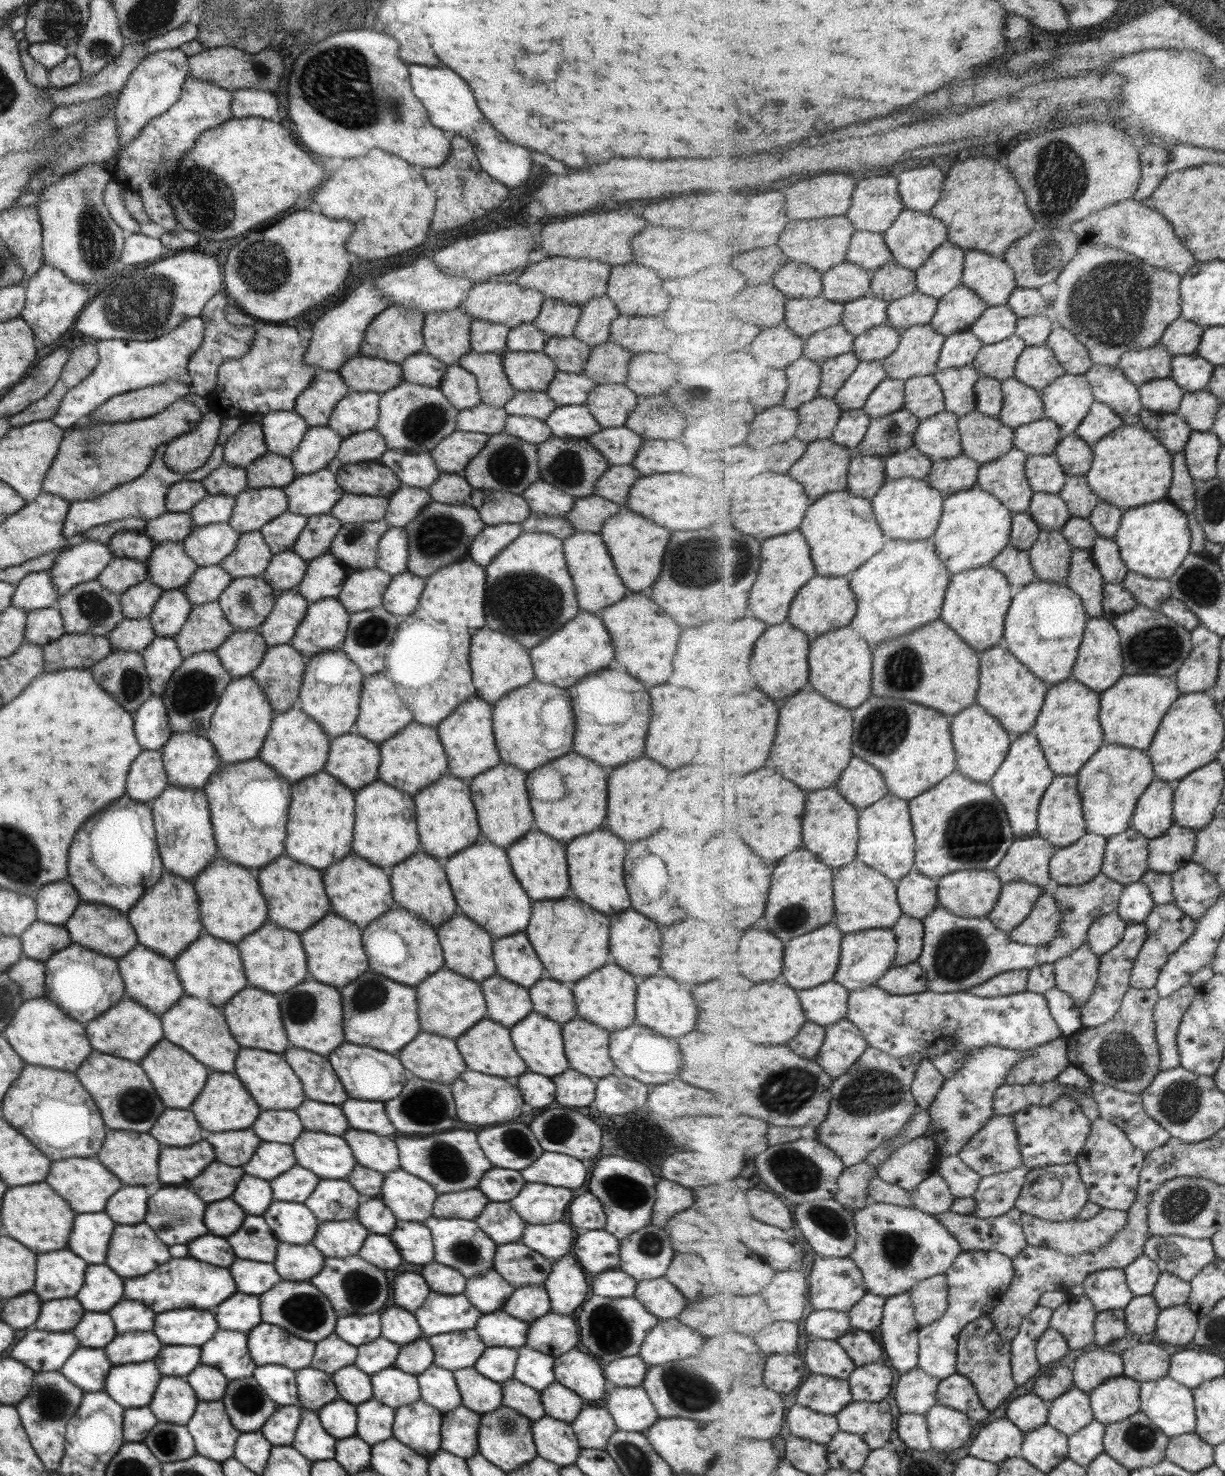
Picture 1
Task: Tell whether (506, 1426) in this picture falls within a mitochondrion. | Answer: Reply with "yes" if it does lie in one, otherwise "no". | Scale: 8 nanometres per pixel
yes

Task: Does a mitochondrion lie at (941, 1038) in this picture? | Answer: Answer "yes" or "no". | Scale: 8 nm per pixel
no

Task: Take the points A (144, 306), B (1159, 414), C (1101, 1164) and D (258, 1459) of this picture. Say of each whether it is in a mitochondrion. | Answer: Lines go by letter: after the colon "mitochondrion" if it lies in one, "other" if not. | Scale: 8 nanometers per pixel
A: mitochondrion
B: other
C: other
D: other

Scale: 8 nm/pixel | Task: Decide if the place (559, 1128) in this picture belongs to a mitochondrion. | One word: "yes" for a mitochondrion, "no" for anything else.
yes

